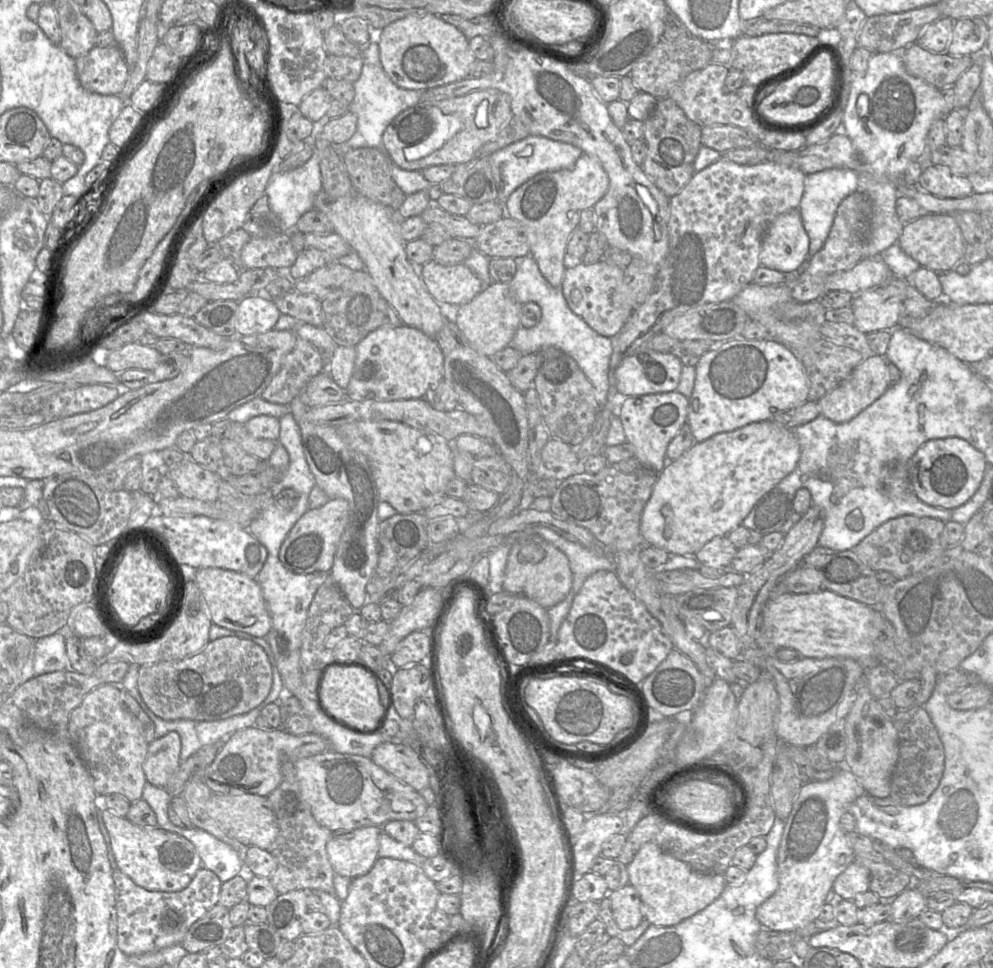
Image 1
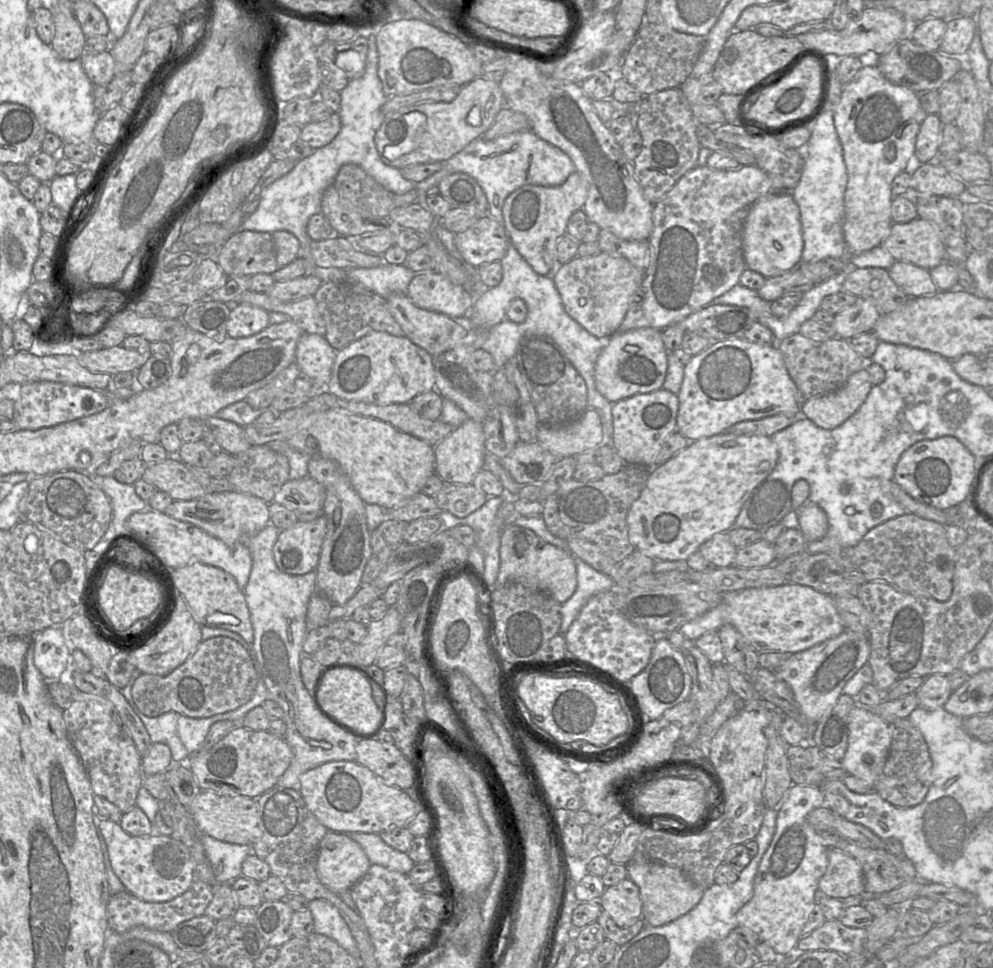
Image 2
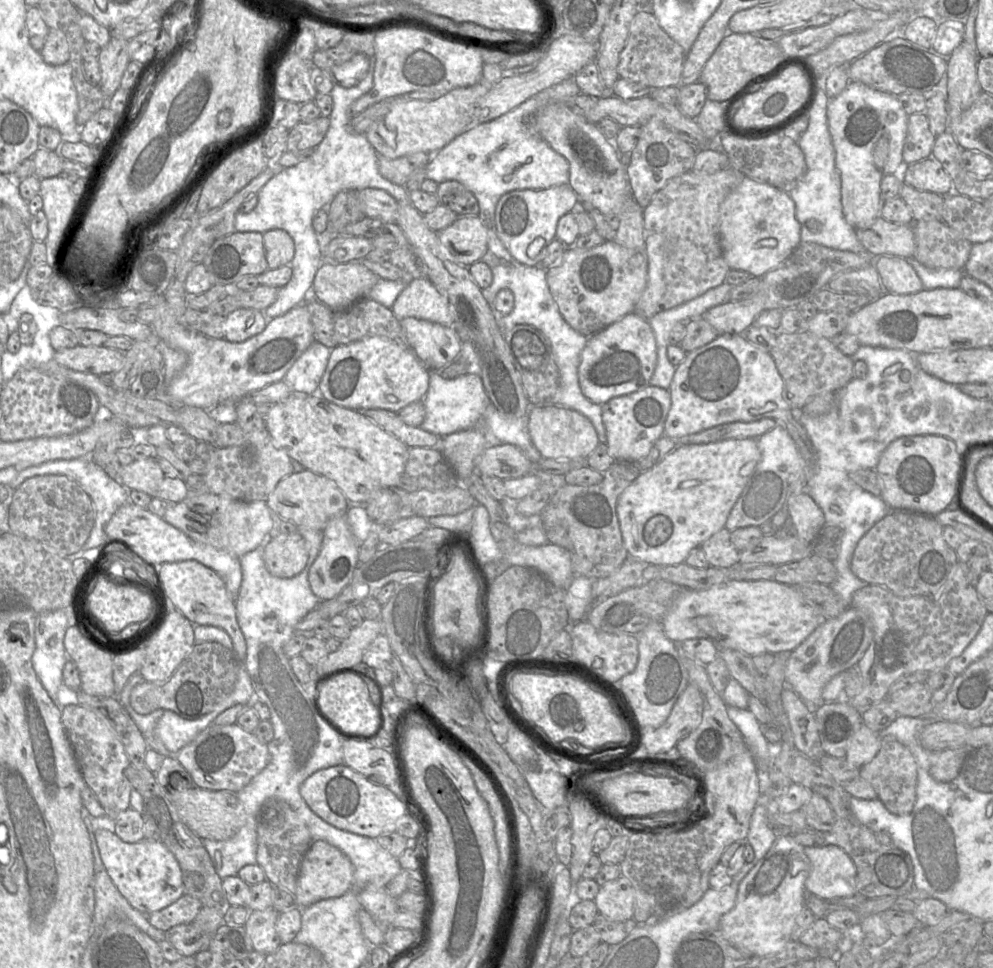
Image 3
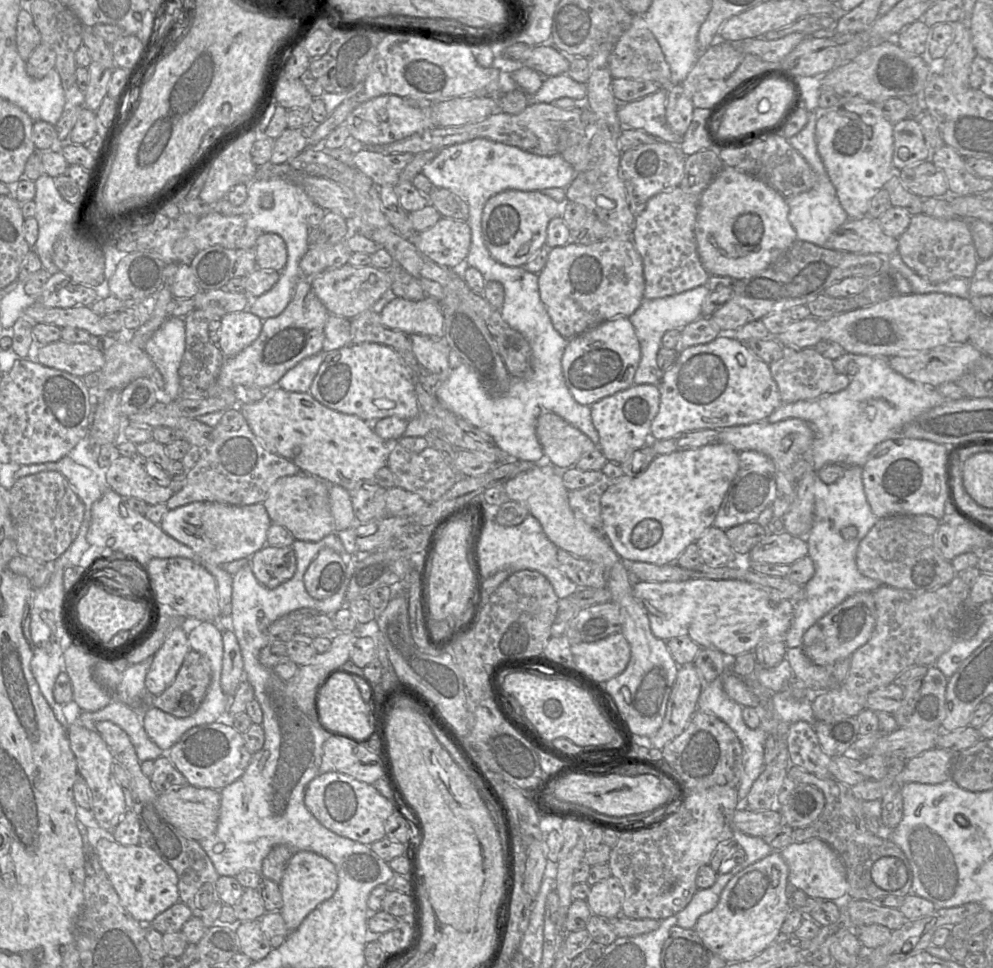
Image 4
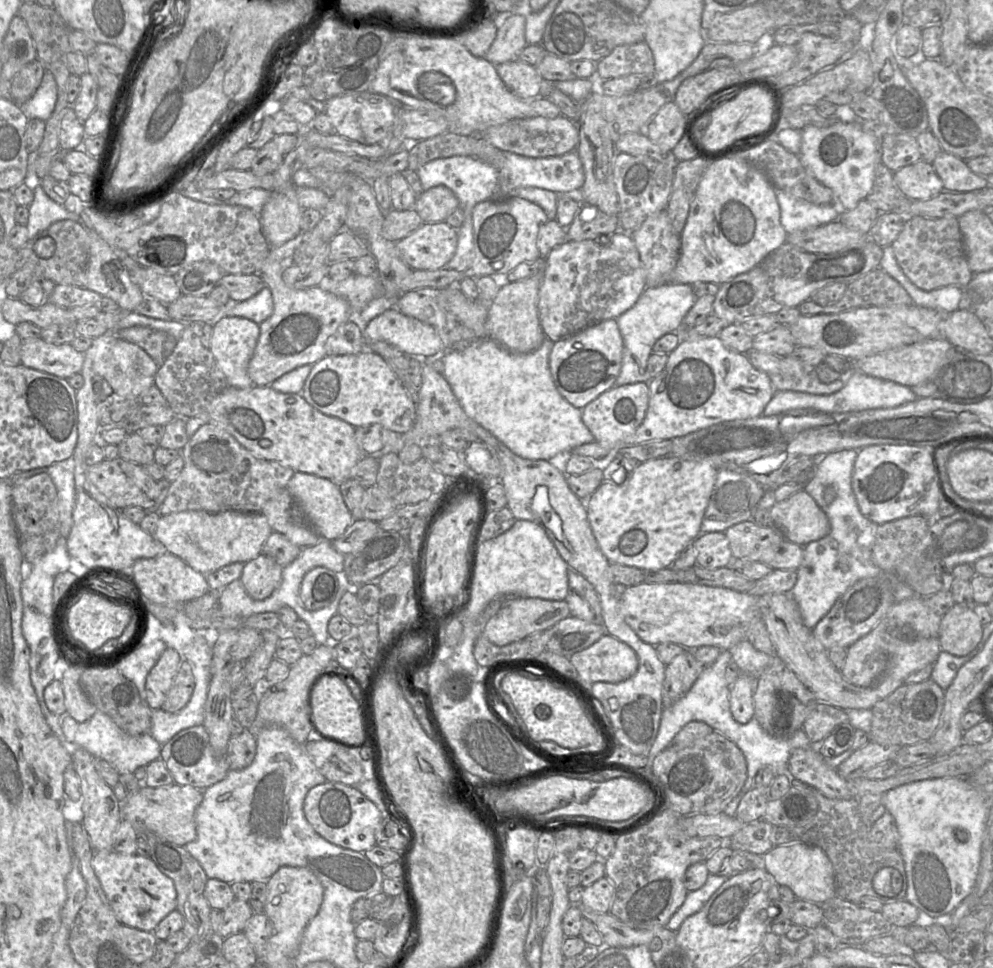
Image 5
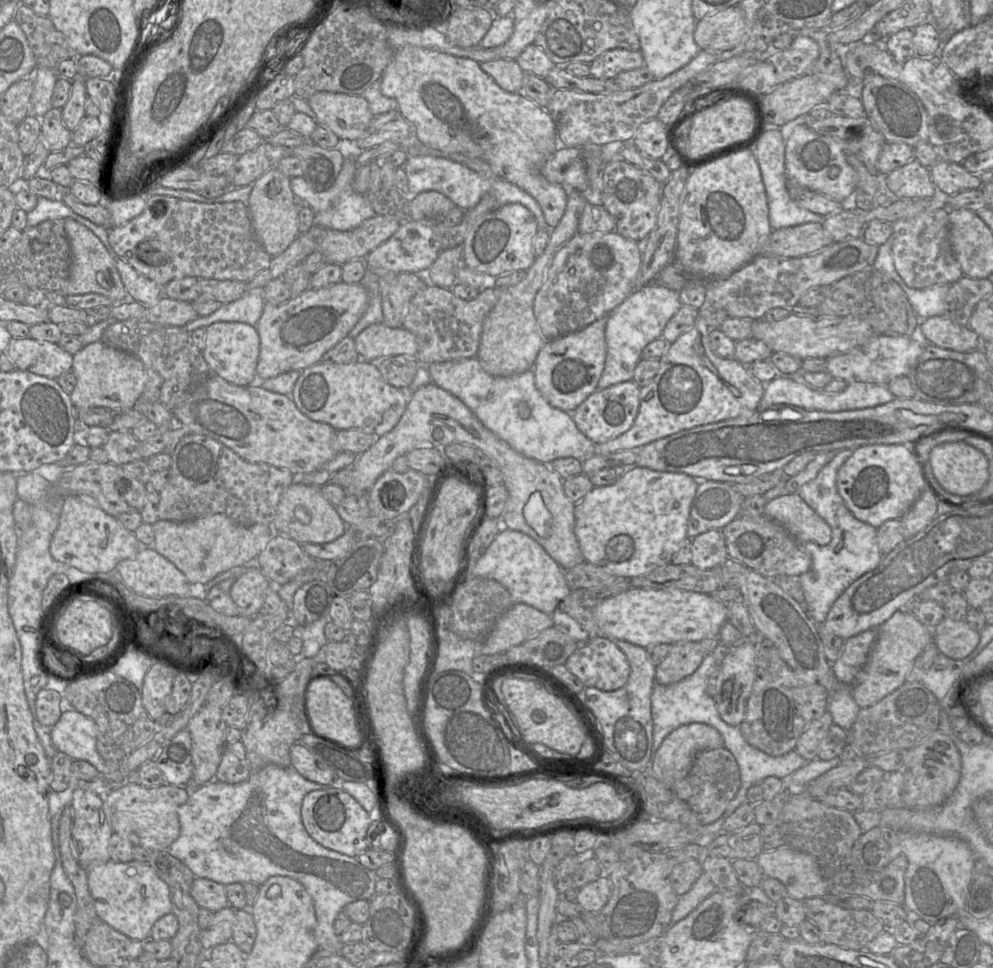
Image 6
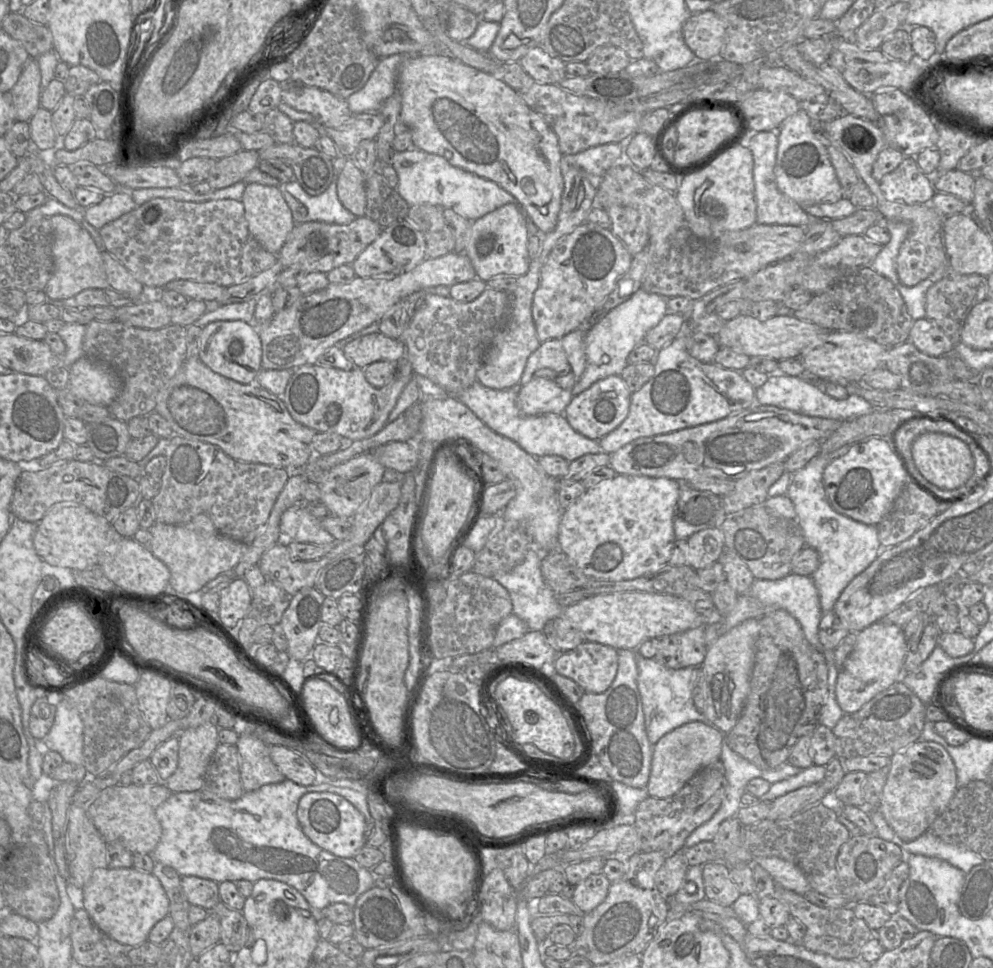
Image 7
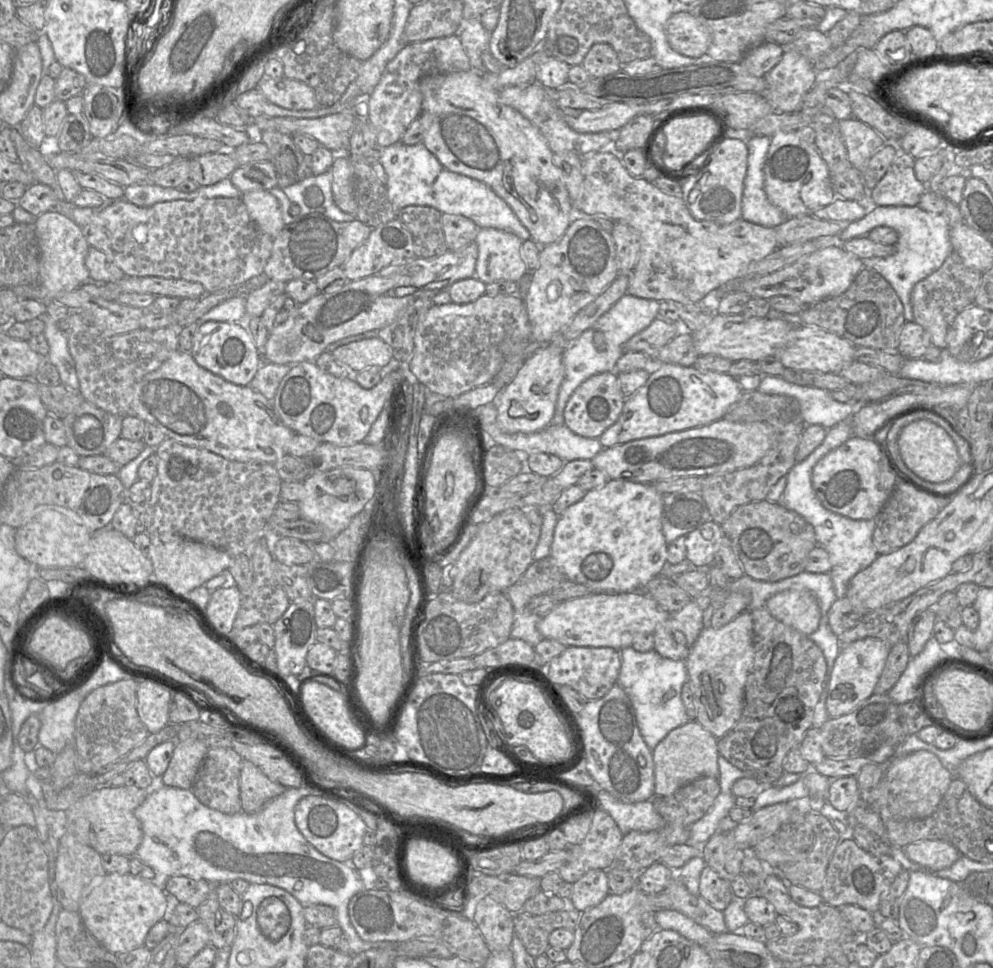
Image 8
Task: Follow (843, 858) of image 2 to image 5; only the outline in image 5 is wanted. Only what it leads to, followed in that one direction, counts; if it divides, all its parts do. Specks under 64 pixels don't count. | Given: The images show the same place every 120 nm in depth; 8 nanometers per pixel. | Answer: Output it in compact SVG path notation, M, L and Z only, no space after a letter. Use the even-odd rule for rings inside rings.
M802 843L773 847L764 854L764 869L772 875L777 885L789 887L797 899L820 904L836 896L833 865L824 850L818 846Z

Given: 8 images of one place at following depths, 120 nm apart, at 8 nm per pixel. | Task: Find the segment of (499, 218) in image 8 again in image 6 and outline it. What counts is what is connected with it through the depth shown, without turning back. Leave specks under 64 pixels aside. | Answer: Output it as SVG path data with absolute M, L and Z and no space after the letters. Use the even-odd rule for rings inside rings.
M417 156L408 158L403 165L408 178L409 196L421 192L437 191L448 197L456 207L467 212L474 208L486 193L491 193L496 200L496 208L509 203L518 203L521 190L518 186L498 177L484 177L465 165L448 158L435 156Z

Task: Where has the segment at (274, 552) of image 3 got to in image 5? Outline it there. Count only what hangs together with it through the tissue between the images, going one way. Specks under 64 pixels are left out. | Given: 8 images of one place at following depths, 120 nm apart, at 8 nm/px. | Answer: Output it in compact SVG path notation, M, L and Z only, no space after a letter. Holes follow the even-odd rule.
M260 554L245 563L240 581L251 598L264 600L279 587L282 571L283 567L274 559Z

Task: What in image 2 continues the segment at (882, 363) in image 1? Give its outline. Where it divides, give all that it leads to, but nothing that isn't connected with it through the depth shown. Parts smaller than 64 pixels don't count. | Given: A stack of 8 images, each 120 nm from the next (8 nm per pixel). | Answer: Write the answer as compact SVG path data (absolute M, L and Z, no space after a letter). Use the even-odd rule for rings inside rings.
M861 369L839 389L810 398L801 406L801 416L823 429L834 429L856 413L872 387L869 372Z

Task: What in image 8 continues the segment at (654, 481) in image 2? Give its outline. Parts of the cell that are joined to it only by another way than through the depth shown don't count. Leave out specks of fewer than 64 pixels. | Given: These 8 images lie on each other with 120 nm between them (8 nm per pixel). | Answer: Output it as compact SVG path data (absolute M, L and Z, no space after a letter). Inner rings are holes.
M608 479L603 486L586 491L580 501L558 515L550 556L568 580L589 587L593 593L641 591L640 588L657 576L667 561L668 543L662 532L662 508L663 494L653 484Z

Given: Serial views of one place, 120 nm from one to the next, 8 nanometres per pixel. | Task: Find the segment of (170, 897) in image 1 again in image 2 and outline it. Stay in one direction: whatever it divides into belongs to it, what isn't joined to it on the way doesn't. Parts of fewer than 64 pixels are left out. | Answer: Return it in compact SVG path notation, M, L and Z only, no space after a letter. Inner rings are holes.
M194 881L183 894L167 902L145 902L124 890L113 894L107 906L107 920L109 930L121 934L142 926L147 929L171 933L180 924L195 917L202 916L214 896L214 886L202 881Z

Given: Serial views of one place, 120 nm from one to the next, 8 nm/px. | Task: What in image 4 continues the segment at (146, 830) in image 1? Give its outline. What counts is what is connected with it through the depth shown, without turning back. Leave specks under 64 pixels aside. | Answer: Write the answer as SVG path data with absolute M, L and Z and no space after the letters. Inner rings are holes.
M101 838L96 853L119 896L122 906L137 921L151 924L153 919L179 901L178 876L150 847L124 846L114 840Z

